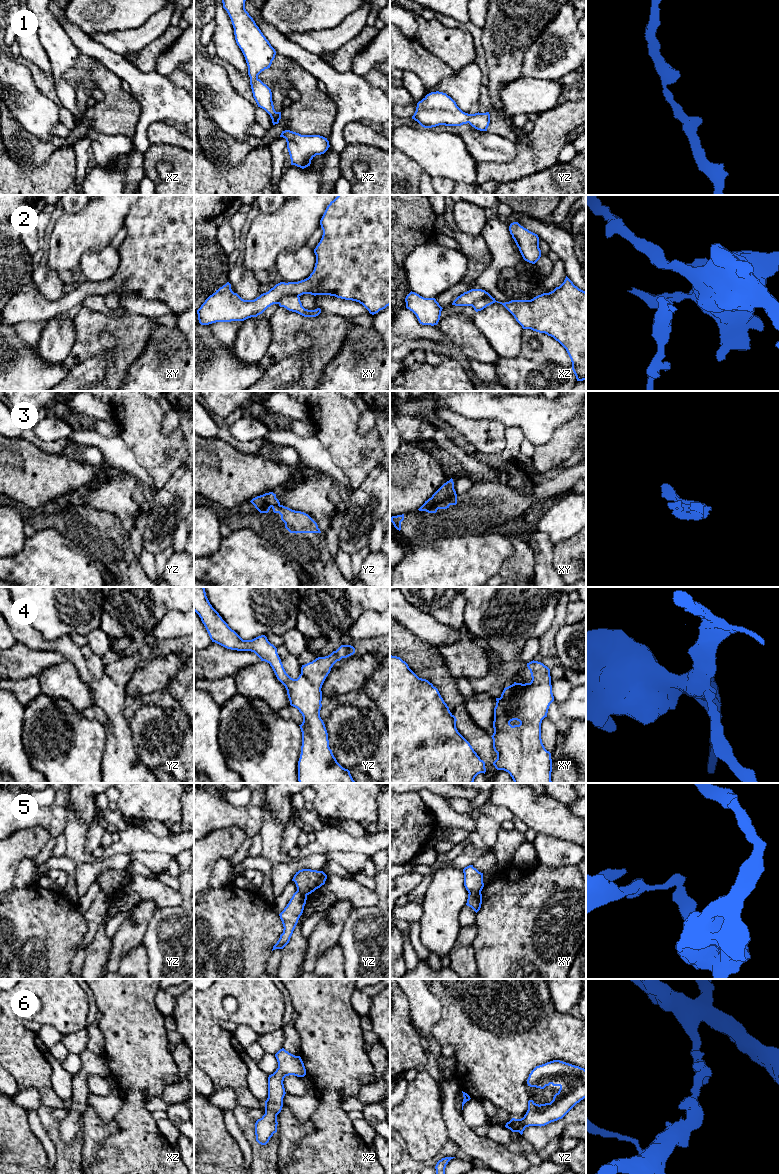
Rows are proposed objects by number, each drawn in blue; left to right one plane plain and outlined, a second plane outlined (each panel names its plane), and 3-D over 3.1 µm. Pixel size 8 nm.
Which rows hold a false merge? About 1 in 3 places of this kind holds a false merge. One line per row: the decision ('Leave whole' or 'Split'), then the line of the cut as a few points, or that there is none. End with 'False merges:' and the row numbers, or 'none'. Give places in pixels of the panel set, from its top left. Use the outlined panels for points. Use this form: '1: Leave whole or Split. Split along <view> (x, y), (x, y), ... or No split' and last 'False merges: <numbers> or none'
1: Leave whole. No split
2: Split. Split along xy (298, 295), (284, 295), (277, 303)
3: Split. Split along xy (455, 493), (424, 510)
4: Leave whole. No split
5: Split. Split along xy (480, 891), (471, 891), (469, 893)
6: Leave whole. No split
False merges: 2, 3, 5

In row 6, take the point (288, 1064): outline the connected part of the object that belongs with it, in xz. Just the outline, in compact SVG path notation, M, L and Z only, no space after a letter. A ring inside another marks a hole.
M284 1048L280 1049L275 1057L278 1062L276 1071L268 1077L268 1098L265 1101L265 1114L255 1123L256 1141L266 1145L274 1133L277 1132L277 1115L283 1107L283 1098L286 1094L284 1078L289 1075L304 1077L306 1069L300 1056L295 1056Z

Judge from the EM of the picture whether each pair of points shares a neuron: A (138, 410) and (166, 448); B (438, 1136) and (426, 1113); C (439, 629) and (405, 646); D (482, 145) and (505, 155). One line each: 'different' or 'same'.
A: same
B: same
C: different
D: same

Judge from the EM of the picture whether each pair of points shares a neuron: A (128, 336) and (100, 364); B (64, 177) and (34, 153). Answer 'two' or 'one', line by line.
A: two
B: two

